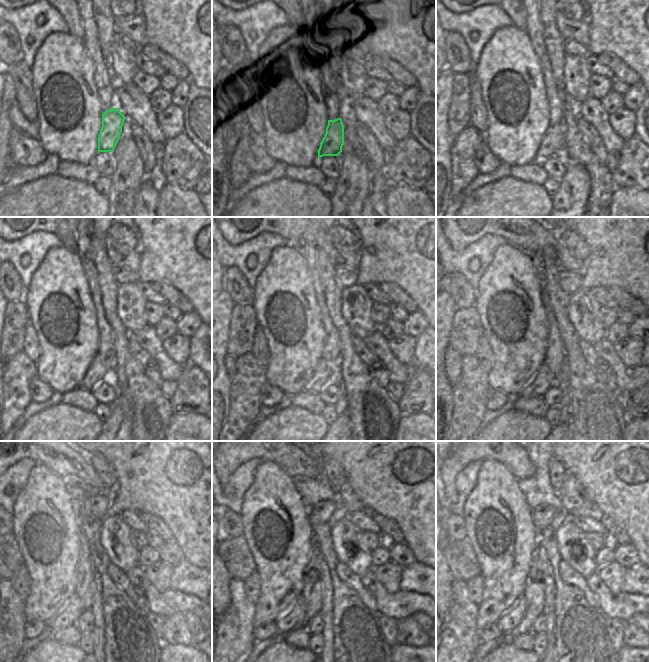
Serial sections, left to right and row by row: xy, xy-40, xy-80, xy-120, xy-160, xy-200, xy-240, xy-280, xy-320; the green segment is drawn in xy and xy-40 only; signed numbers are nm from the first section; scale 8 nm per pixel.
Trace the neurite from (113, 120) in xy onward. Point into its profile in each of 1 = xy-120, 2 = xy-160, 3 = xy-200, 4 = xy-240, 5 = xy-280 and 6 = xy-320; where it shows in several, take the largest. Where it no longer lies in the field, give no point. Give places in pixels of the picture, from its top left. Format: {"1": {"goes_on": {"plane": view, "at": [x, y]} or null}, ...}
{"1": {"goes_on": {"plane": "xy-120", "at": [102, 367]}}, "2": {"goes_on": {"plane": "xy-160", "at": [324, 373]}}, "3": {"goes_on": {"plane": "xy-200", "at": [543, 379]}}, "4": {"goes_on": {"plane": "xy-240", "at": [85, 623]}}, "5": {"goes_on": {"plane": "xy-280", "at": [315, 625]}}, "6": {"goes_on": {"plane": "xy-320", "at": [538, 626]}}}

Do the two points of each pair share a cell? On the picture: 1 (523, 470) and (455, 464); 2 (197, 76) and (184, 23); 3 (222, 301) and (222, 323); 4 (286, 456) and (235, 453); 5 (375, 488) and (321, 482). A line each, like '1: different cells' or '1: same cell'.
1: same cell
2: same cell
3: same cell
4: same cell
5: different cells

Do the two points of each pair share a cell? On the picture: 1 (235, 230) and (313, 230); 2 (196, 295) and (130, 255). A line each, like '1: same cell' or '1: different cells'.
1: same cell
2: different cells

